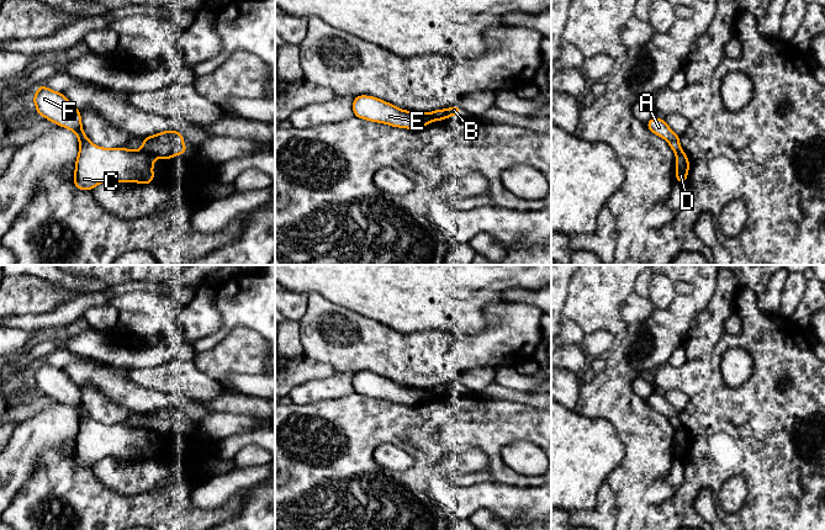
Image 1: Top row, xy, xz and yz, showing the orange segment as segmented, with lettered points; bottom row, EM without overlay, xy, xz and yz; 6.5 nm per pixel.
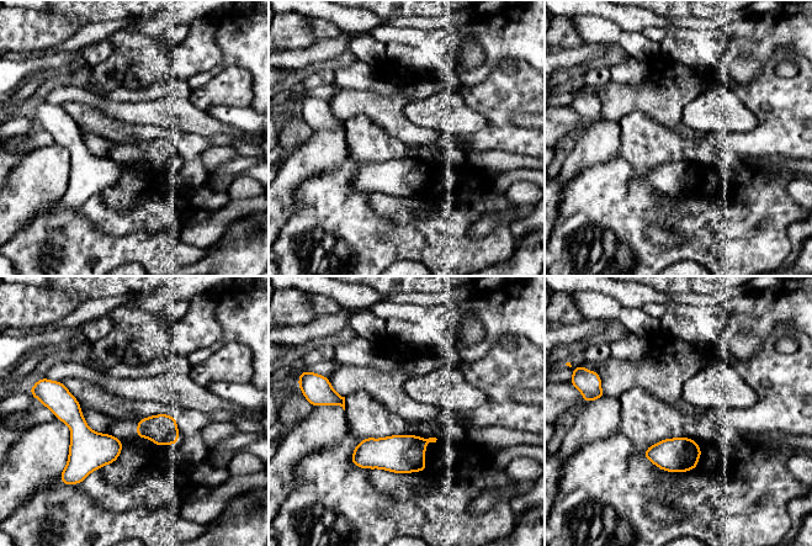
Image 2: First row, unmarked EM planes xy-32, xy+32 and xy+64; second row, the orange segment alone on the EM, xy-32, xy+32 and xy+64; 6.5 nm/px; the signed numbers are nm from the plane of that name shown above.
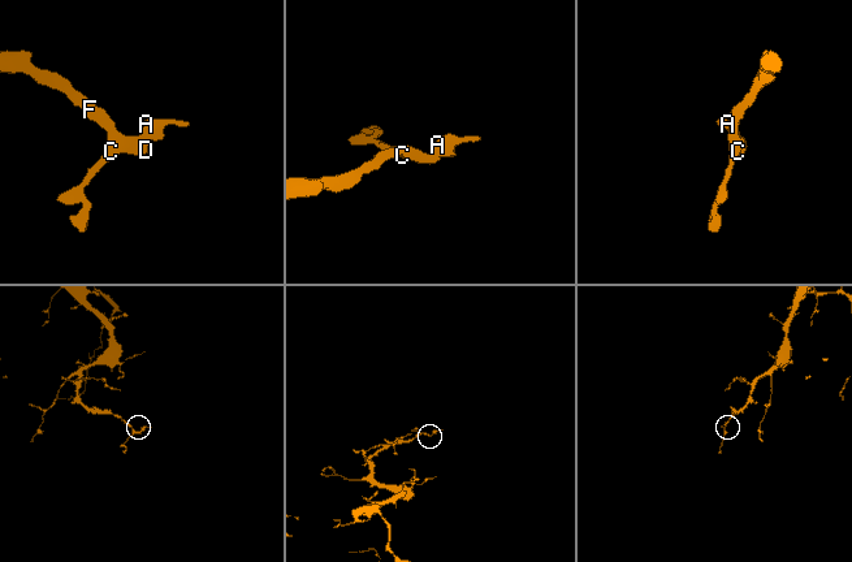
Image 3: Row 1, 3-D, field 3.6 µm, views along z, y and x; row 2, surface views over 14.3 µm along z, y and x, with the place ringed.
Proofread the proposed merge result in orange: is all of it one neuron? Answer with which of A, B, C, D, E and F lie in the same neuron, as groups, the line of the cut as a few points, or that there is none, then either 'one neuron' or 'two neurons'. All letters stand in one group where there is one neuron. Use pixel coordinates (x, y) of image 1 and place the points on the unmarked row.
A B / C D E F; cut in xy along (142, 425), (155, 433); two neurons

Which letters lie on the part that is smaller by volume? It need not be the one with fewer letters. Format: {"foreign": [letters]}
{"foreign": ["A", "B"]}

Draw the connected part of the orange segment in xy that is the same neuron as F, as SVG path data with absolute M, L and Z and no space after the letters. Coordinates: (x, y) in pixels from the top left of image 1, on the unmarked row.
M39 361L32 377L38 391L76 410L79 415L74 447L76 465L94 466L104 457L141 461L154 457L155 433L152 429L123 423L109 425L92 420L83 408L80 386L74 383L62 369Z

